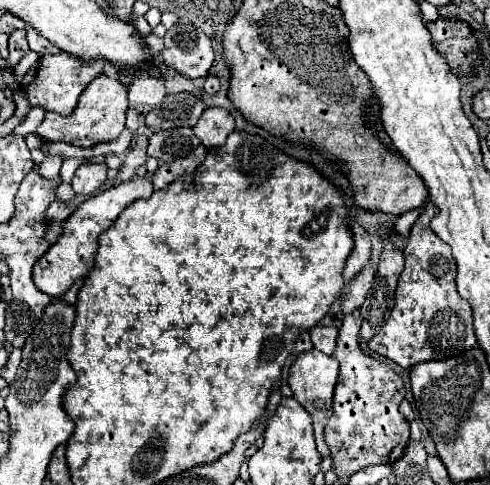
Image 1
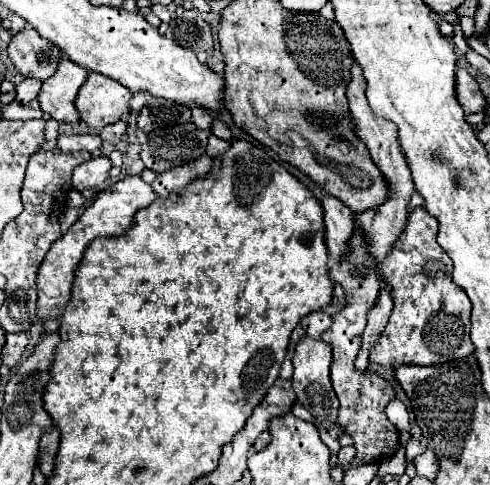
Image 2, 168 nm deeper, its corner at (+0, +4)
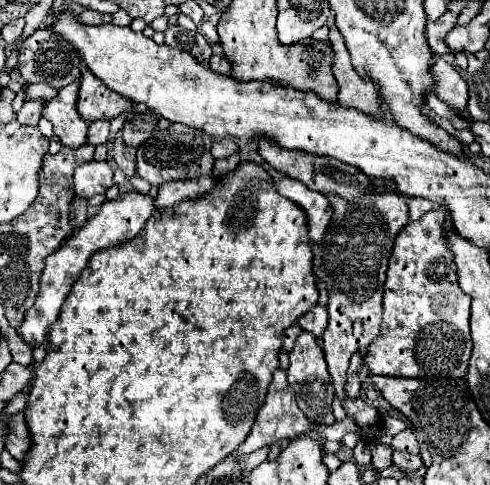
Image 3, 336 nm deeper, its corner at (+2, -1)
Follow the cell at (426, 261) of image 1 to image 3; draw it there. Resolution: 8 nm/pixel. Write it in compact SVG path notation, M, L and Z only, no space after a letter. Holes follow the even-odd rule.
M434 209L422 215L418 221L410 221L396 237L396 245L392 251L392 261L386 273L384 285L384 315L378 339L368 345L368 353L364 363L370 373L384 377L410 377L410 379L460 379L466 375L468 359L472 353L470 339L470 297L458 285L458 269L454 263L454 255L444 241L444 223L446 211Z

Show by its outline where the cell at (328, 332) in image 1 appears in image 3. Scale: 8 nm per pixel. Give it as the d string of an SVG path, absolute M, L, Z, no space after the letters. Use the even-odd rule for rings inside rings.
M314 305L308 313L304 313L300 319L298 319L298 325L304 329L304 331L310 331L312 335L320 335L326 325L328 325L328 311L326 307L320 307L320 305Z

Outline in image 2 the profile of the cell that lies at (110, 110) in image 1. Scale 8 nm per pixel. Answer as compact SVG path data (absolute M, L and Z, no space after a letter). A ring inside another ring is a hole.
M90 72L86 84L82 84L80 94L76 98L76 108L80 112L80 120L74 122L74 124L60 124L58 134L66 134L66 136L100 134L108 124L118 122L130 110L130 98L132 98L132 92L126 90L116 80L112 80L104 74L98 74L98 72Z

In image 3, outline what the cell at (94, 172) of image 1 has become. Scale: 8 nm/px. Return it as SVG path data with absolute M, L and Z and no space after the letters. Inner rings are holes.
M90 161L76 169L74 173L74 191L78 197L90 199L92 195L104 193L114 185L112 167L106 161Z

